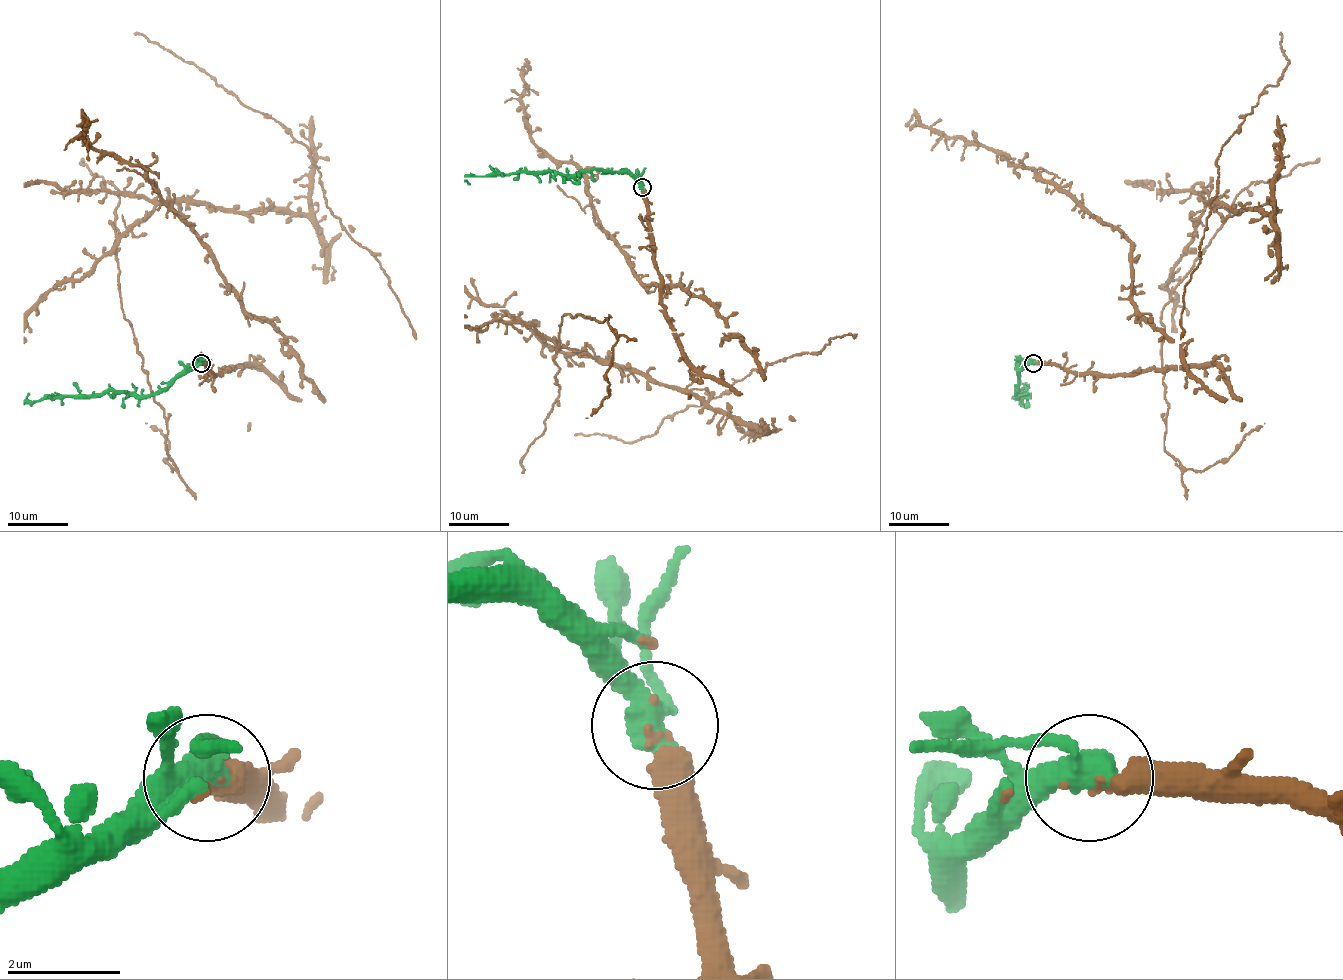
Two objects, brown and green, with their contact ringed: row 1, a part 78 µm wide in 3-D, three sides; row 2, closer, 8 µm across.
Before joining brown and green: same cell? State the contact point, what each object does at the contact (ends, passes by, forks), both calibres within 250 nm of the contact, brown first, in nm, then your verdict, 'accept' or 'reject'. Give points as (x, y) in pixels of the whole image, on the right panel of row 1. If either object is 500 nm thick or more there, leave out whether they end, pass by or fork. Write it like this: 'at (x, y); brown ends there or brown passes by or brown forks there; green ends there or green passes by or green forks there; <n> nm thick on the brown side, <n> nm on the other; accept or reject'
at (1033, 363); brown ends there; green passes by; 400 nm thick on the brown side, 460 nm on the other; accept

